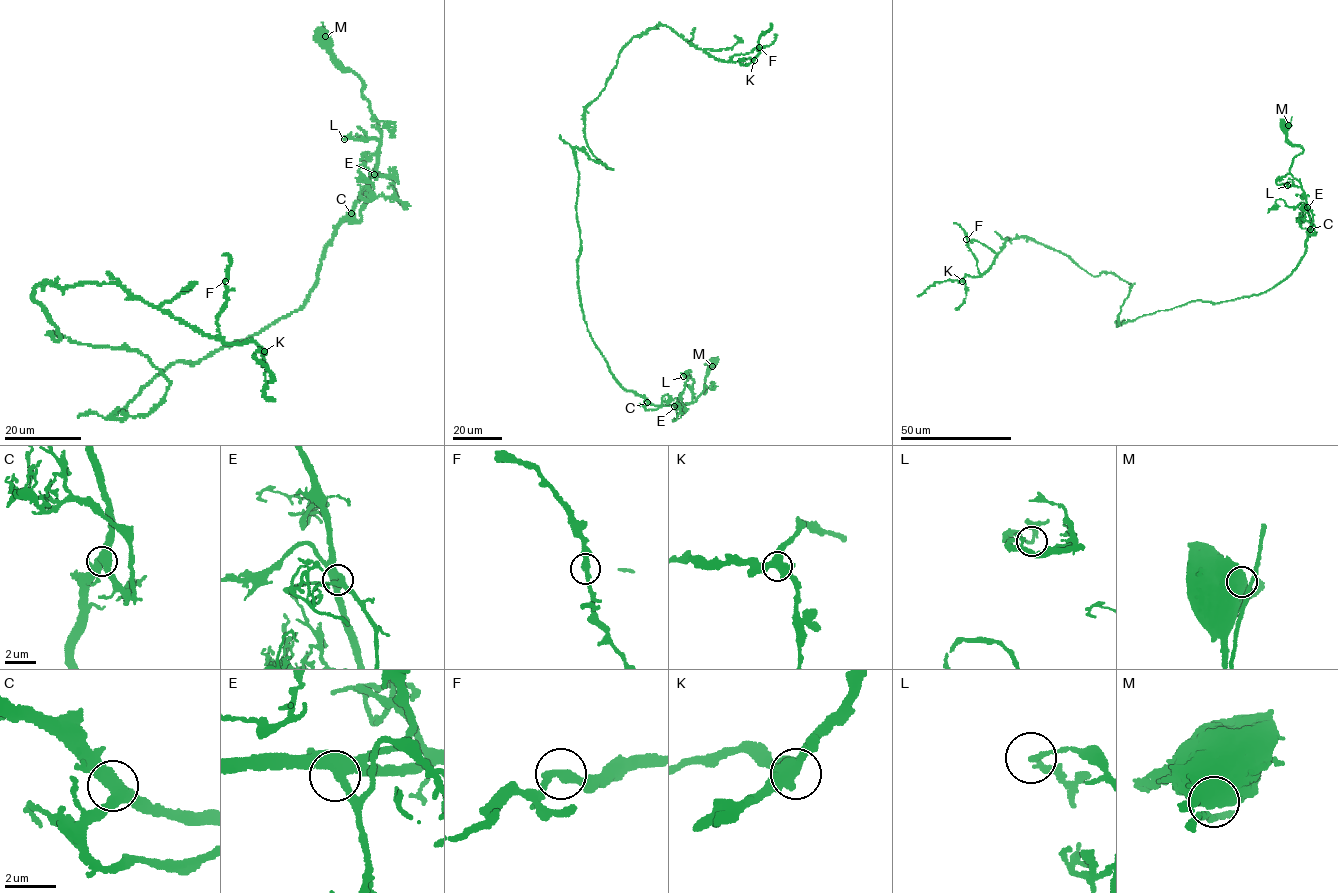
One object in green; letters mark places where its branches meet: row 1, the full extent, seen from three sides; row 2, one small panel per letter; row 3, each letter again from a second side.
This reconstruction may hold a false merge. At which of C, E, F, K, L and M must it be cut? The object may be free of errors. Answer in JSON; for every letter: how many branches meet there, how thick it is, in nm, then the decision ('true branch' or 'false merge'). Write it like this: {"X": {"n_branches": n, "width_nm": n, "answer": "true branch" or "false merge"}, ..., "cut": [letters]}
{"C": {"n_branches": 3, "width_nm": 480, "answer": "true branch"}, "E": {"n_branches": 3, "width_nm": 400, "answer": "true branch"}, "F": {"n_branches": 2, "width_nm": 360, "answer": "true branch"}, "K": {"n_branches": 3, "width_nm": 480, "answer": "true branch"}, "L": {"n_branches": 2, "width_nm": 190, "answer": "true branch"}, "M": {"n_branches": 1, "width_nm": 950, "answer": "false merge"}, "cut": ["M"]}

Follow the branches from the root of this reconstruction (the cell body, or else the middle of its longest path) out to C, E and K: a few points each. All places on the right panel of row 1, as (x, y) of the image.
C: (1285, 126), (1288, 140), (1303, 150), (1293, 158), (1290, 171), (1301, 184), (1311, 221), (1310, 229)
E: (1285, 126), (1288, 140), (1302, 148), (1302, 152), (1293, 158), (1290, 171), (1301, 184), (1307, 207)
K: (1285, 126), (1311, 223), (1300, 263), (1265, 292), (1117, 326), (1130, 284), (1023, 237), (962, 281)

